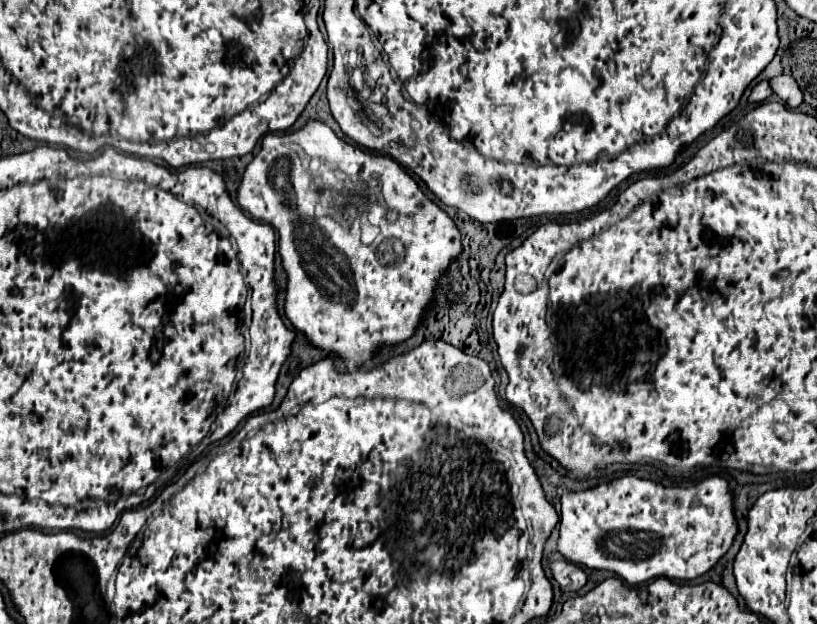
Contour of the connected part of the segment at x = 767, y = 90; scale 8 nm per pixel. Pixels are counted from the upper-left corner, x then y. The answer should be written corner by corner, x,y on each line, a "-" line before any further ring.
760,82
760,84
756,84
756,86
752,88
748,100
750,100
752,104
762,104
764,100
768,100
768,96
772,96
770,84
768,84
768,82

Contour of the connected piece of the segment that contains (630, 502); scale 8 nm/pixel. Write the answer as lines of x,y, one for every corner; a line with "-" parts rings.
632,473
598,484
586,490
568,490
560,496
560,536
556,550
572,564
584,564
594,570
610,570
630,584
642,584
652,578
694,580
706,574
730,550
738,522
734,514
734,492
722,476
710,476
688,488
666,488
652,480
636,478

